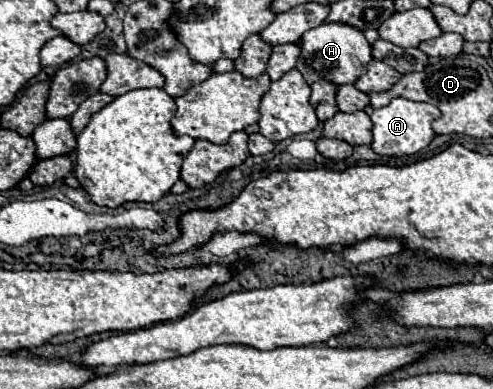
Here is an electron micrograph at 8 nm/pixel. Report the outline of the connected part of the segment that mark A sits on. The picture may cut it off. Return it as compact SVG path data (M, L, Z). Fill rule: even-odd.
M396 97L386 107L380 107L370 115L372 135L374 135L370 147L378 155L392 155L392 157L414 155L434 139L432 121L438 117L440 117L440 111L430 103L418 103L404 97Z

